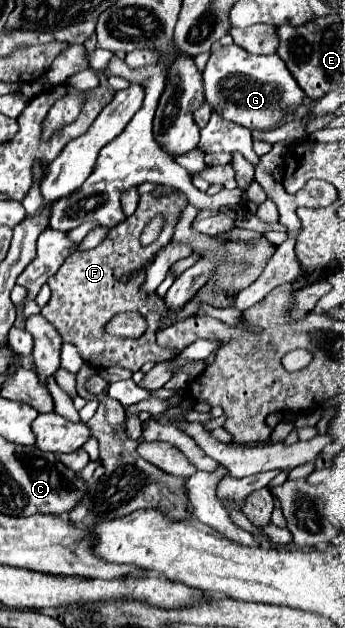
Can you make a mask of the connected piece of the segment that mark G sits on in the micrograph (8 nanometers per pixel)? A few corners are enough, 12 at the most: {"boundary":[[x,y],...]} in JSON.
{"boundary":[[211,51],[207,103],[249,129],[305,97],[279,55]]}

